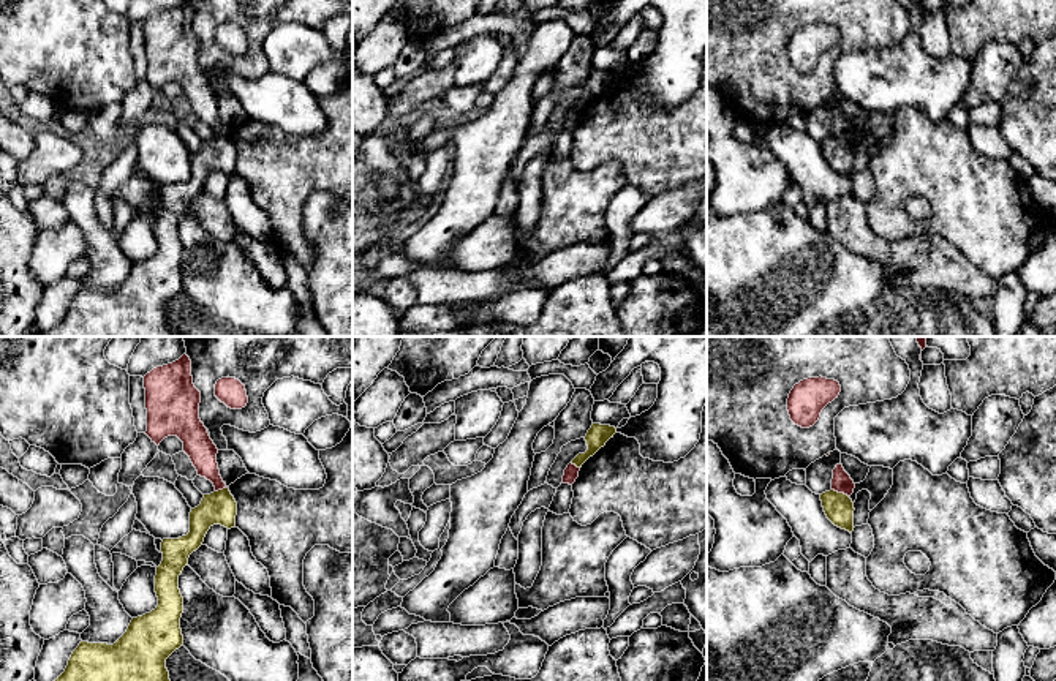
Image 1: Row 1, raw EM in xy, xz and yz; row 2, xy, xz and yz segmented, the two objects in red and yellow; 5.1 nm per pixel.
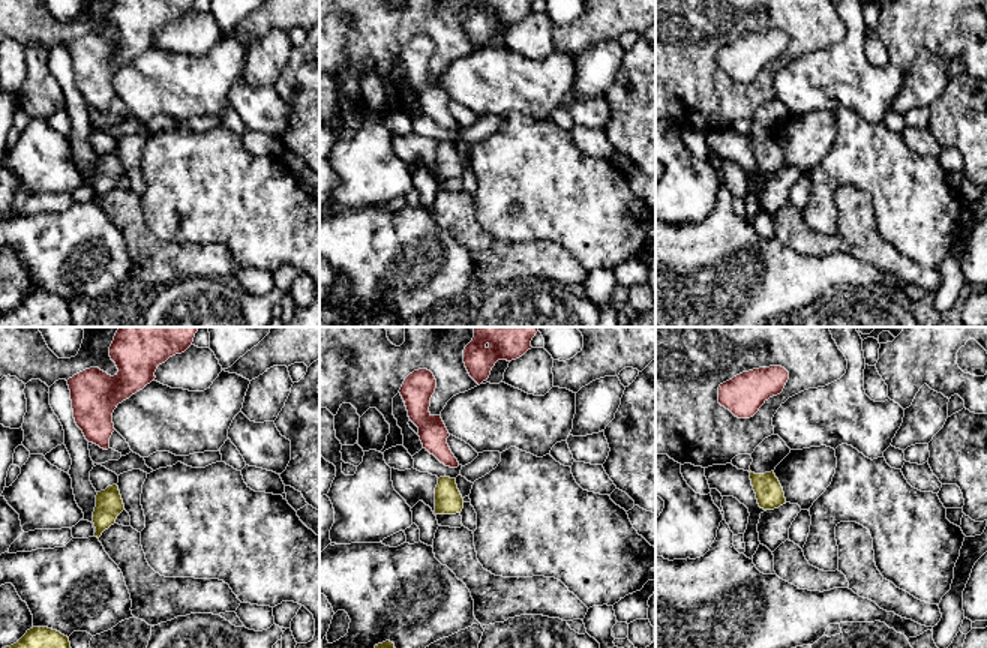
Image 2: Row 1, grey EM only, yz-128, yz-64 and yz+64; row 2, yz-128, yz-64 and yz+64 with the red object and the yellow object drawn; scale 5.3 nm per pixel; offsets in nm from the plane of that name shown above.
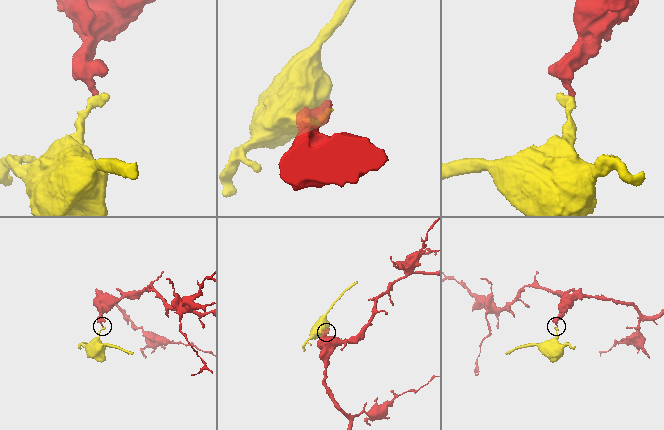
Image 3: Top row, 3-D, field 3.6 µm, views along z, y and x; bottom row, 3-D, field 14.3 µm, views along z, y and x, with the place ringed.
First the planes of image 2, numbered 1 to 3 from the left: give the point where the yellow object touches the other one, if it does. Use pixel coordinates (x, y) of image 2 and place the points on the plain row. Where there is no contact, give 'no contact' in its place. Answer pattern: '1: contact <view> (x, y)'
1: no contact
2: no contact
3: no contact

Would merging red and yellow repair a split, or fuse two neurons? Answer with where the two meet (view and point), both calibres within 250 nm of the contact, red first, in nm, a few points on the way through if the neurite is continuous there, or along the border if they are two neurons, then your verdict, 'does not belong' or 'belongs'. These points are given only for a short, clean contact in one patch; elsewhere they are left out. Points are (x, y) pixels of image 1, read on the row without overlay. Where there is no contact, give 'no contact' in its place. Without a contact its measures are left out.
yz (840, 138) | 110/150 nm | along yz (832, 135), (848, 142) | does not belong

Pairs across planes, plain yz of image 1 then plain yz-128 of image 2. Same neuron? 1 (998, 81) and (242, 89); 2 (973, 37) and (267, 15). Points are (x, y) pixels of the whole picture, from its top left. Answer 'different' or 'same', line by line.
1: different
2: same

